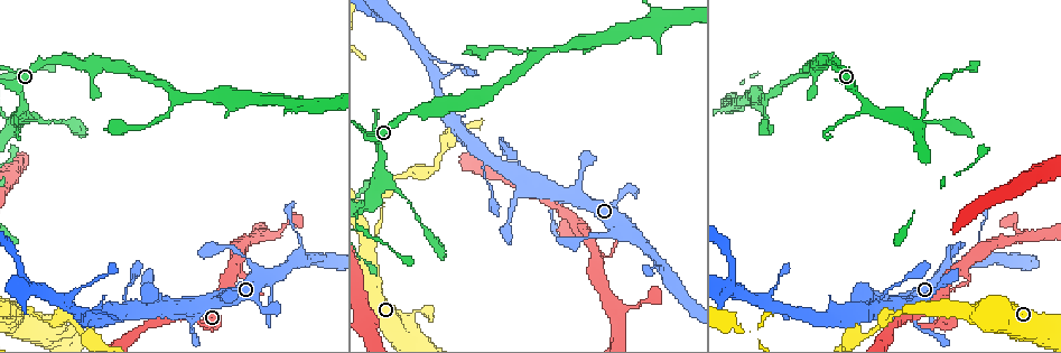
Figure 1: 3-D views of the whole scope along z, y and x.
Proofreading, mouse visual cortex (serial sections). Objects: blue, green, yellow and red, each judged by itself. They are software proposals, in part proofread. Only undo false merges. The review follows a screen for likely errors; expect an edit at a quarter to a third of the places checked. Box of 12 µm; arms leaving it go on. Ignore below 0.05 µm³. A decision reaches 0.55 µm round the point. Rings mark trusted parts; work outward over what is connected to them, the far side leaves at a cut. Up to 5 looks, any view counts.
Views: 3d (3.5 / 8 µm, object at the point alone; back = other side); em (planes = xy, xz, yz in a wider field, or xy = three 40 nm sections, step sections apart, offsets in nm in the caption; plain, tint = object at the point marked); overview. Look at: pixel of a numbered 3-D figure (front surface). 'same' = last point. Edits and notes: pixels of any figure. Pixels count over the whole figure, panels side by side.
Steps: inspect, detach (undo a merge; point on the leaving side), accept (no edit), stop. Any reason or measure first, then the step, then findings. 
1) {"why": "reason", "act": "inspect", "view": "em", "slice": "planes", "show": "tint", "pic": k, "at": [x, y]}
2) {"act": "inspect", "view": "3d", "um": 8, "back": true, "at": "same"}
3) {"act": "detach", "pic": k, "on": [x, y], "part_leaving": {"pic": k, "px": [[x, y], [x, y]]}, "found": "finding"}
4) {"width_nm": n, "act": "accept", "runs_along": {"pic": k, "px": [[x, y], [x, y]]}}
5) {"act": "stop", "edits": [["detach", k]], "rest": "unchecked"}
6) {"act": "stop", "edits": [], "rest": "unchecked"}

{"why": "four arms meet", "act": "inspect", "view": "3d", "um": 3.5, "pic": 1, "at": [615, 231]}

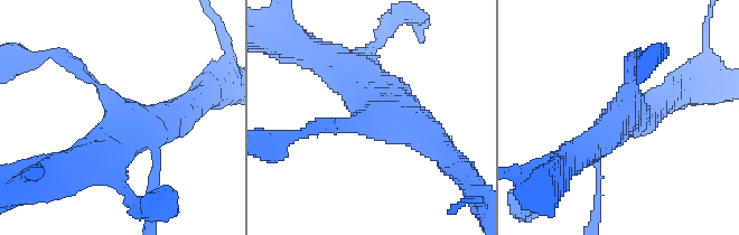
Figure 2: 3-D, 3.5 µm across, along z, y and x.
{"act": "inspect", "view": "em", "slice": "xy", "step": 3, "show": "tint", "pic": 2, "at": [624, 105]}

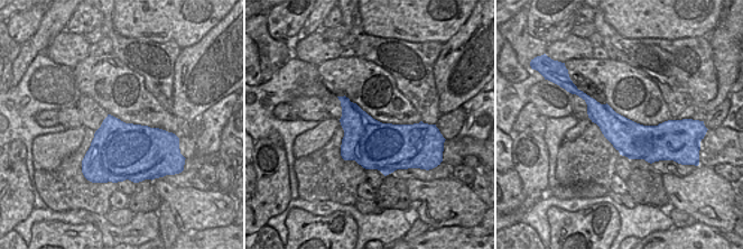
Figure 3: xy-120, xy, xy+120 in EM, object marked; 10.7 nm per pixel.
{"act": "inspect", "view": "em", "slice": "xy", "step": 1, "show": "tint", "at": "same"}

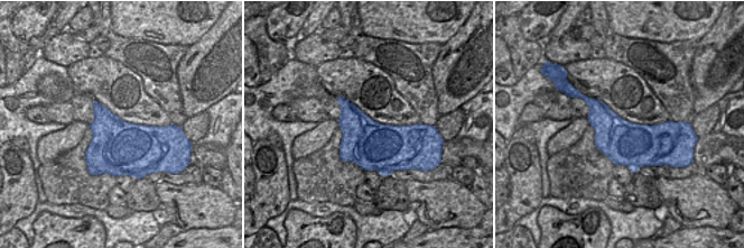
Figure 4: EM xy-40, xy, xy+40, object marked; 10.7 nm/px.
{"arm_widths_nm": [200, 250, 450, 450], "act": "accept", "runs_along": {"pic": 2, "px": [[574, 156], [617, 121], [634, 56]]}, "found": "one cell here"}

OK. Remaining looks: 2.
{"why": "three-way junction", "act": "inspect", "view": "3d", "um": 3.5, "pic": 1, "at": [956, 310]}

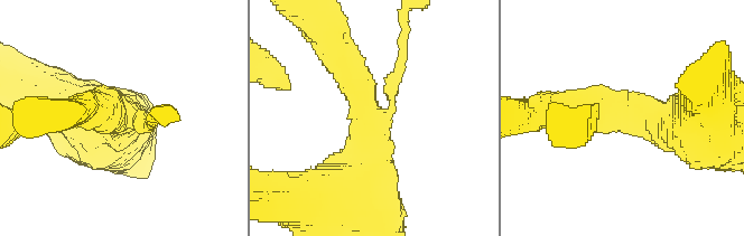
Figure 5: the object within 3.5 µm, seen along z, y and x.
{"arms": 3, "arm_widths_nm": [200, 450, 800], "why": "need the tissue", "act": "inspect", "view": "em", "slice": "xy", "step": 2, "show": "tint", "pic": 5, "at": [121, 119]}

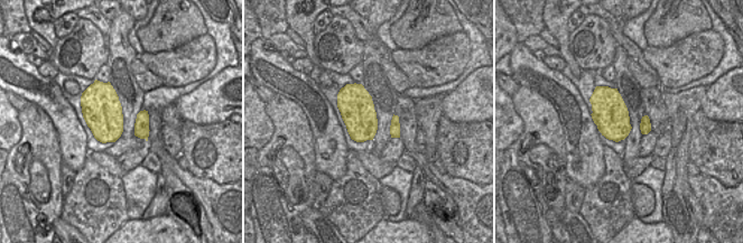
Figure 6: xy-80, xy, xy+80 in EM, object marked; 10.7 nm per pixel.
{"act": "detach", "pic": 5, "on": [400, 66], "part_leaving": {"pic": 5, "px": [[392, 106], [402, 21]]}, "found": "two cells meet here"}

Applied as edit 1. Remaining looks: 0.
{"act": "stop", "edits": [["detach", 5]], "rest": "unchecked"}

